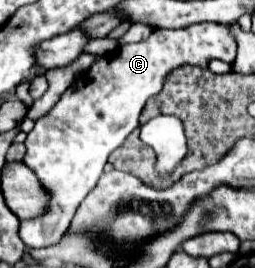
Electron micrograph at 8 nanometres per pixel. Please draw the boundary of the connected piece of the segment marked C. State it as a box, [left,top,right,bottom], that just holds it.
[20,23,236,247]

